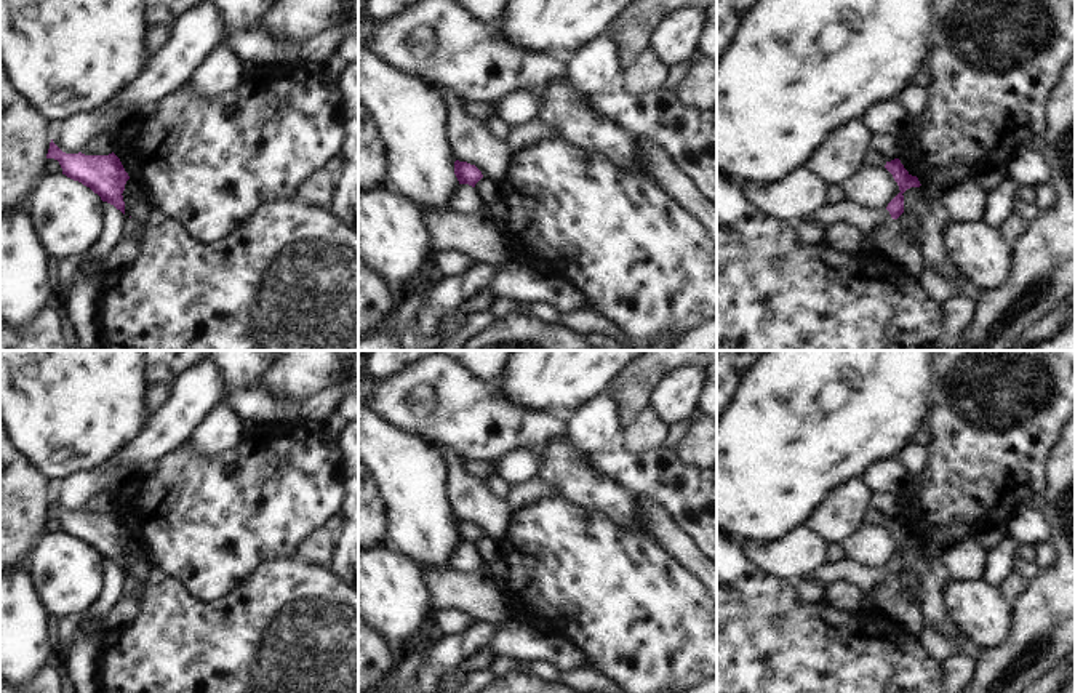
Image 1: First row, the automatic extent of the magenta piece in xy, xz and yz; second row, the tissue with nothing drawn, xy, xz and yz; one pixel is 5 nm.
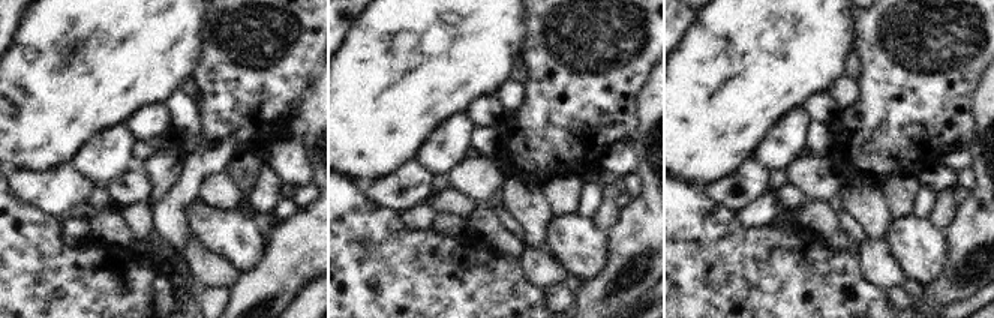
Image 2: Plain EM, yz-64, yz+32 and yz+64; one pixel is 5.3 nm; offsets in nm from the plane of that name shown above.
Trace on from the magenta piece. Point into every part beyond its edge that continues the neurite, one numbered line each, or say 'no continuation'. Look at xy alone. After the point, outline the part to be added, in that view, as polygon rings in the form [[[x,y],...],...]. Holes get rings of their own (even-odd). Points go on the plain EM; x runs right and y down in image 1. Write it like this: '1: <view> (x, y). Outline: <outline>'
no continuation

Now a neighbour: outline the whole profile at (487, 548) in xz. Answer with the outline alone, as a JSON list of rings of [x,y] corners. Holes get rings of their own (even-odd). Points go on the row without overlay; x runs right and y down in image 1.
[[[482,536],[475,543],[475,549],[482,560],[482,573],[498,584],[499,578],[504,575],[504,563],[498,554],[498,541]]]

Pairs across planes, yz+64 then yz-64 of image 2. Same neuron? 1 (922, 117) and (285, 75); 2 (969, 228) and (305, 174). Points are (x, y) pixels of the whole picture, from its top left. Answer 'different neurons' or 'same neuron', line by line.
1: same neuron
2: different neurons

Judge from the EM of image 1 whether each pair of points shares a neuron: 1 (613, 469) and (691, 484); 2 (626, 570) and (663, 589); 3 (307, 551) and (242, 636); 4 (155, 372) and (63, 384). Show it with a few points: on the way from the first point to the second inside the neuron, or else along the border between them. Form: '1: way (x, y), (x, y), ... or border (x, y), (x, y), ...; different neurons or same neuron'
1: way (632, 471), (672, 472); same neuron
2: way (635, 580), (645, 589), (653, 589); same neuron
3: border (291, 556), (320, 565); different neurons
4: border (144, 367), (144, 376), (149, 383); different neurons

